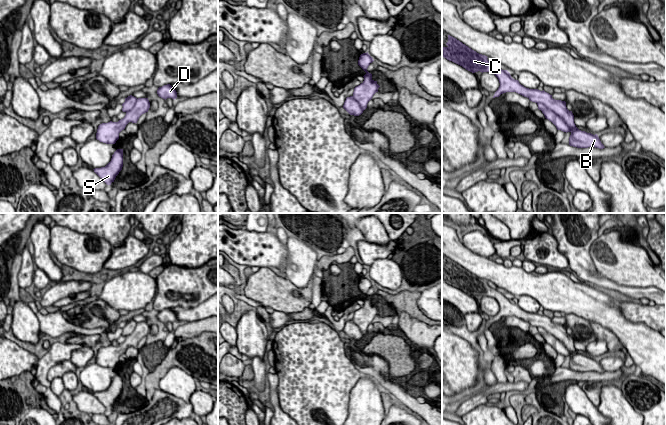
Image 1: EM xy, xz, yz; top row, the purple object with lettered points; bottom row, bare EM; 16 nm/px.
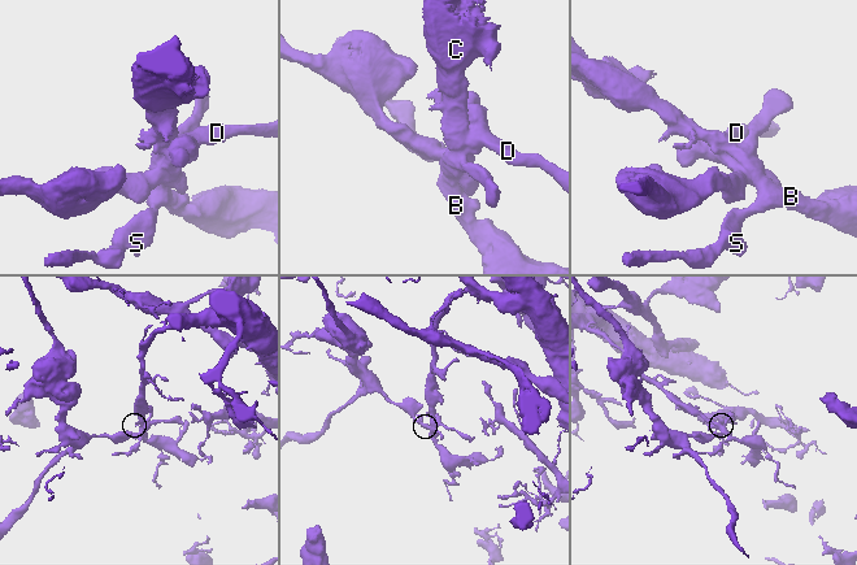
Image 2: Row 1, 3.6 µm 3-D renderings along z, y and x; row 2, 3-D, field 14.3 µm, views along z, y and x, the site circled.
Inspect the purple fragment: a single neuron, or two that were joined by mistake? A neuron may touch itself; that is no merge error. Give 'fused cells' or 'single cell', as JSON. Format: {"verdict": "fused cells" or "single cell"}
{"verdict": "single cell"}

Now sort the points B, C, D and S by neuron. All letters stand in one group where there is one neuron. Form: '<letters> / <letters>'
B C D S

